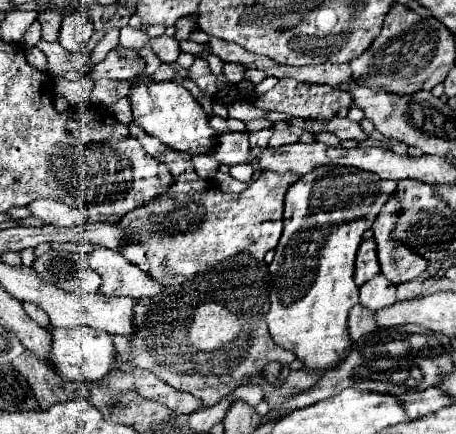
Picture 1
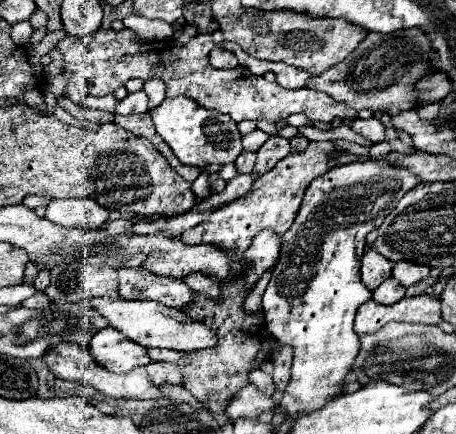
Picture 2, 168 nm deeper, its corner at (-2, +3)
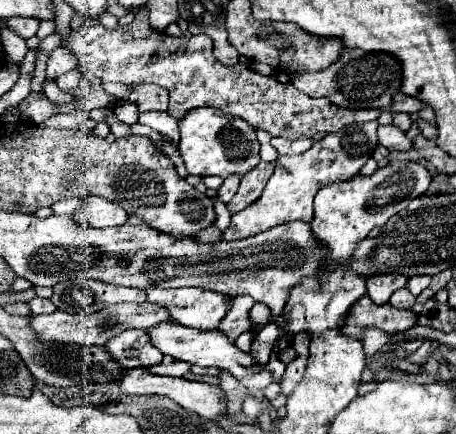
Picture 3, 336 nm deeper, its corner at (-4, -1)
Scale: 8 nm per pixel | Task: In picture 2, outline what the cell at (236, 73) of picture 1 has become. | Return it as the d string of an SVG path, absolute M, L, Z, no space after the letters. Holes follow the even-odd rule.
M215 46L209 52L209 60L211 60L211 64L215 68L235 68L235 66L239 66L235 54L229 52L229 50L225 50L225 48L221 48L221 46Z

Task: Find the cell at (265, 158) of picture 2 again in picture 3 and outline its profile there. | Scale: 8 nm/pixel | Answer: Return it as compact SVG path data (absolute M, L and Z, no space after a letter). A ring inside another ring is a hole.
M259 162L253 170L249 170L243 180L241 180L241 186L237 190L237 194L233 196L233 200L227 204L229 212L239 212L241 208L247 208L249 204L253 204L261 192L263 192L263 186L267 184L269 176L273 174L273 168L275 168L275 162Z

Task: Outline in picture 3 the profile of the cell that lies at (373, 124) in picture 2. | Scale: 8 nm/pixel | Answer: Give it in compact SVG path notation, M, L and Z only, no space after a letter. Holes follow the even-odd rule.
M393 124L379 126L377 136L379 136L379 144L385 146L387 150L409 150L411 148L411 140L405 136L405 132L401 132Z

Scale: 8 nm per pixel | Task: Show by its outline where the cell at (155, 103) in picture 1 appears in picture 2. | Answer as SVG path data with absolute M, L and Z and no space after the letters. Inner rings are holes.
M187 96L169 98L155 110L151 110L151 118L157 126L157 134L169 144L169 148L175 152L175 156L187 164L205 168L207 164L231 164L235 158L243 152L241 146L241 132L237 124L231 120L231 116L221 112L209 112L207 108L195 104L195 100Z

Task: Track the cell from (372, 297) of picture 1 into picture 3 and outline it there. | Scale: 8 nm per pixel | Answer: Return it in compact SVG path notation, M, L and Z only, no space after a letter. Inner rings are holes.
M399 288L397 292L393 292L393 296L389 298L389 304L391 306L395 306L395 308L399 308L399 310L407 310L407 308L411 308L413 304L415 304L415 296L407 290L407 288Z

